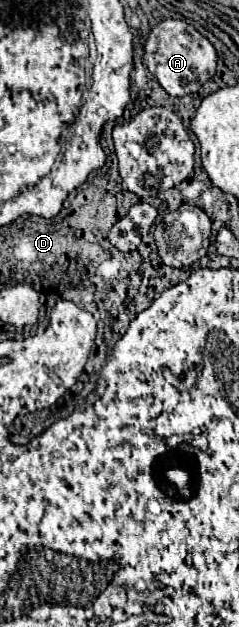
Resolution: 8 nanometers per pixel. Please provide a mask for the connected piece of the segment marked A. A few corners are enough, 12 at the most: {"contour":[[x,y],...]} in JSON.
{"contour":[[167,18],[145,42],[145,64],[169,96],[213,74],[213,44]]}

